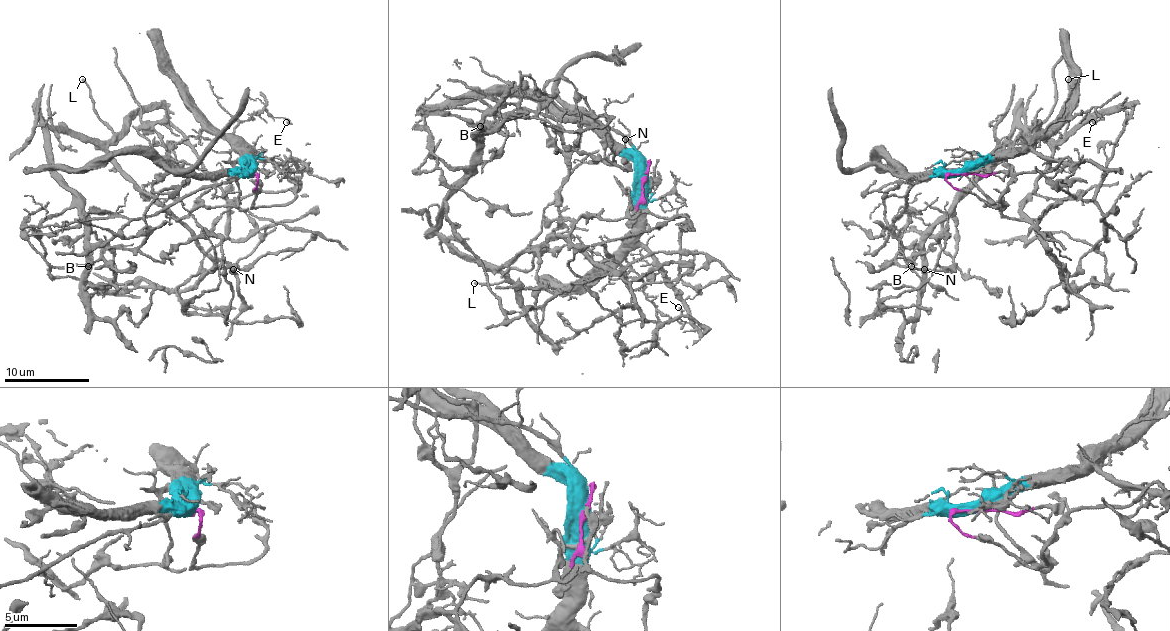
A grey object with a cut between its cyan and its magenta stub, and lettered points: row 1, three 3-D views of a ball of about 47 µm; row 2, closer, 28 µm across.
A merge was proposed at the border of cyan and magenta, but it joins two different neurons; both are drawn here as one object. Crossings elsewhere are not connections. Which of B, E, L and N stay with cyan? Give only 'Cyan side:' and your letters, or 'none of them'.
Cyan side: E

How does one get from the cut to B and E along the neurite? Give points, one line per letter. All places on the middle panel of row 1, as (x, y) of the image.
B: (644, 177), (633, 217), (588, 215), (492, 266), (441, 232), (439, 209), (480, 125)
E: (644, 177), (642, 221), (629, 236), (625, 260), (640, 277), (644, 294), (665, 315), (680, 315), (678, 307)

